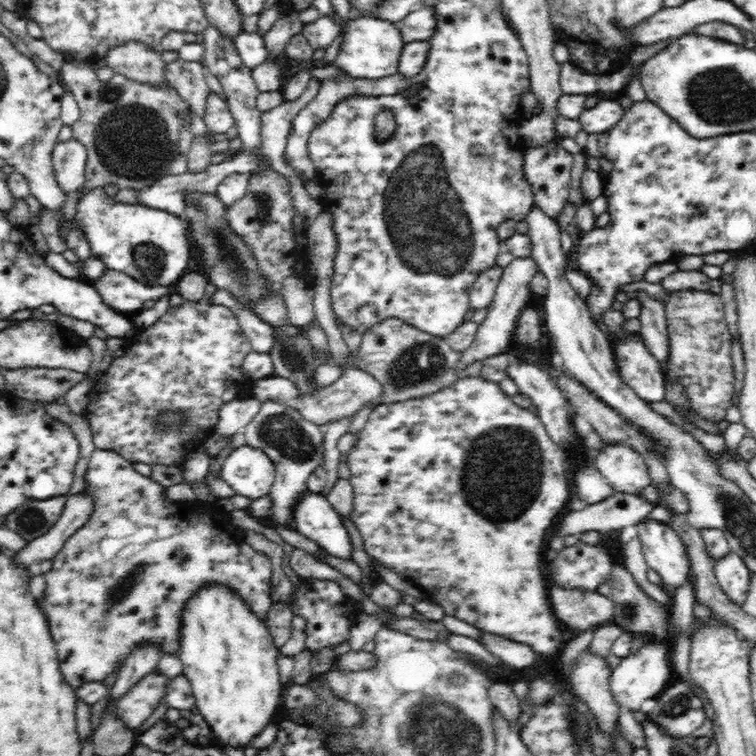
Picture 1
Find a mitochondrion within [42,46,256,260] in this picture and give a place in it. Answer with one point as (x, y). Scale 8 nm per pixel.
(130, 141)

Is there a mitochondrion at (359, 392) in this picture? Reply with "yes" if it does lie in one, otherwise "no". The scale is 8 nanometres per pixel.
no

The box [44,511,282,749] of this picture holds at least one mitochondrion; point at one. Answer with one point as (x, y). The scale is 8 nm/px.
(123, 586)

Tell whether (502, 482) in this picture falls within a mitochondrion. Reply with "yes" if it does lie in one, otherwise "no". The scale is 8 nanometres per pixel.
yes

